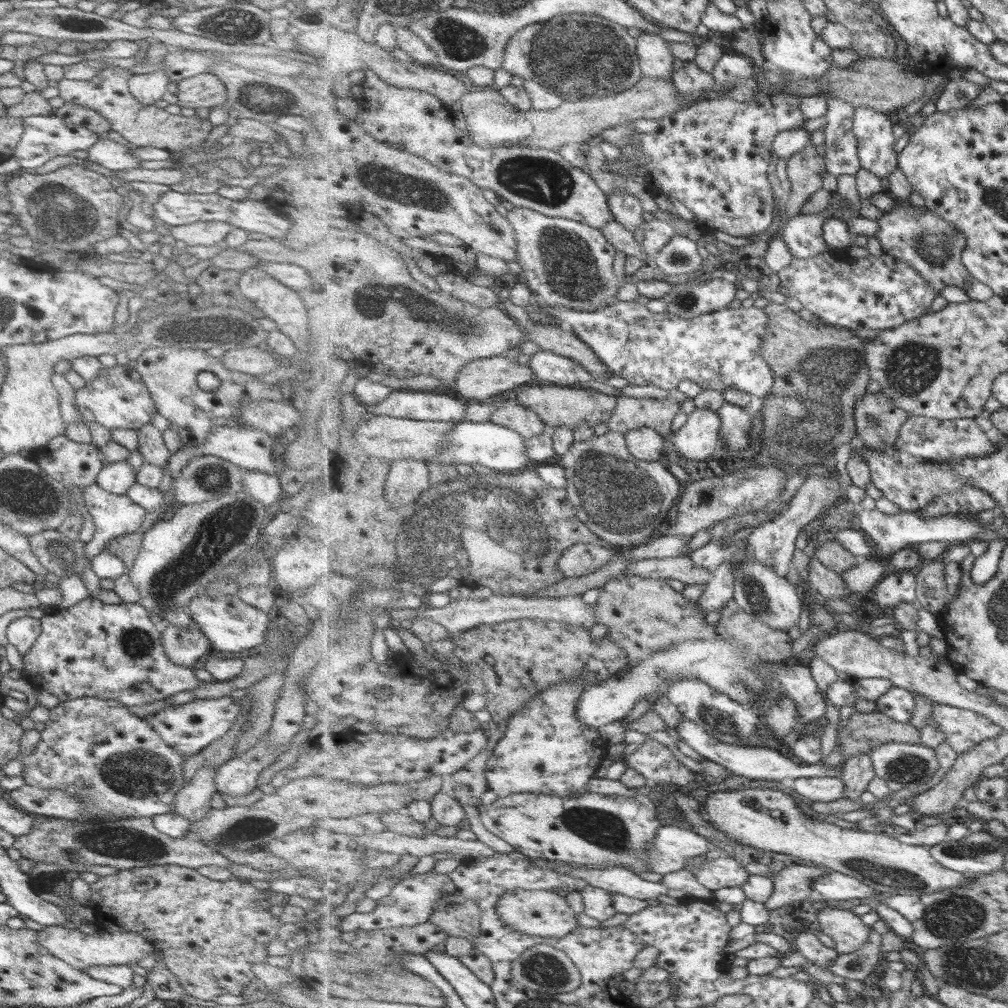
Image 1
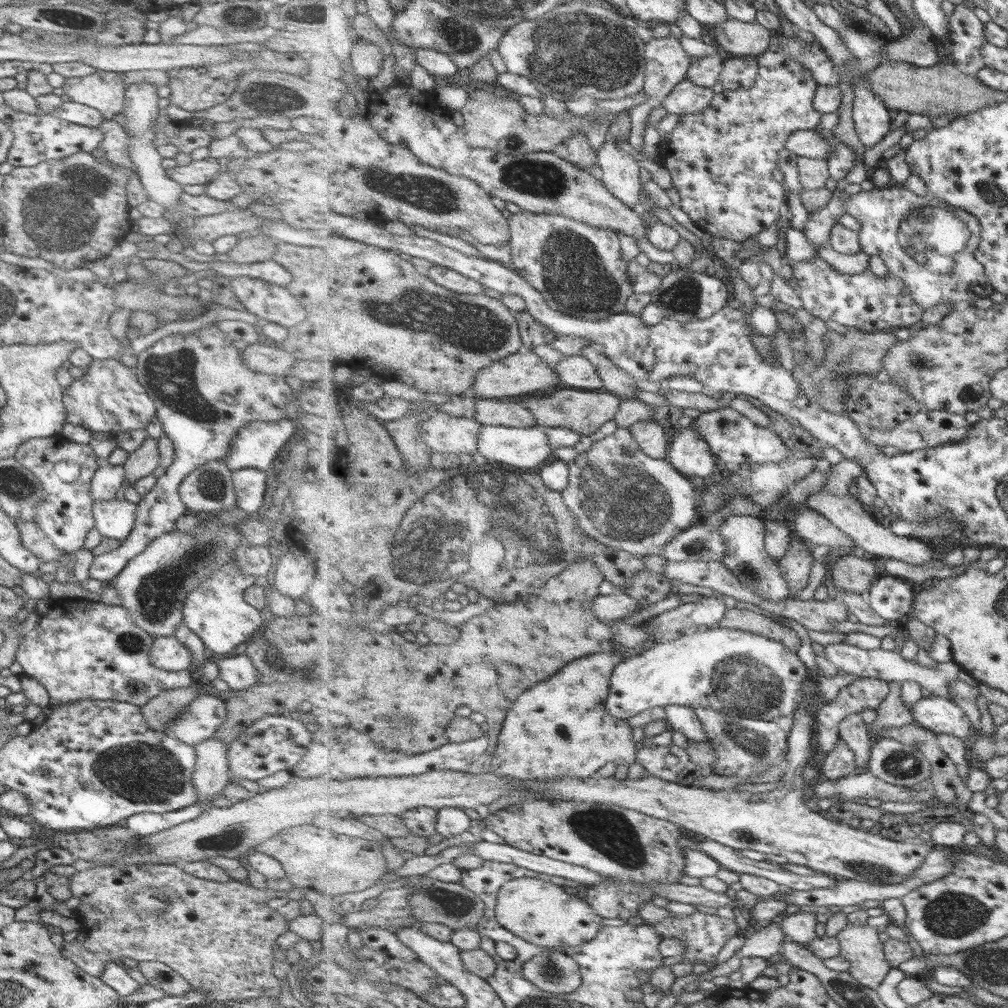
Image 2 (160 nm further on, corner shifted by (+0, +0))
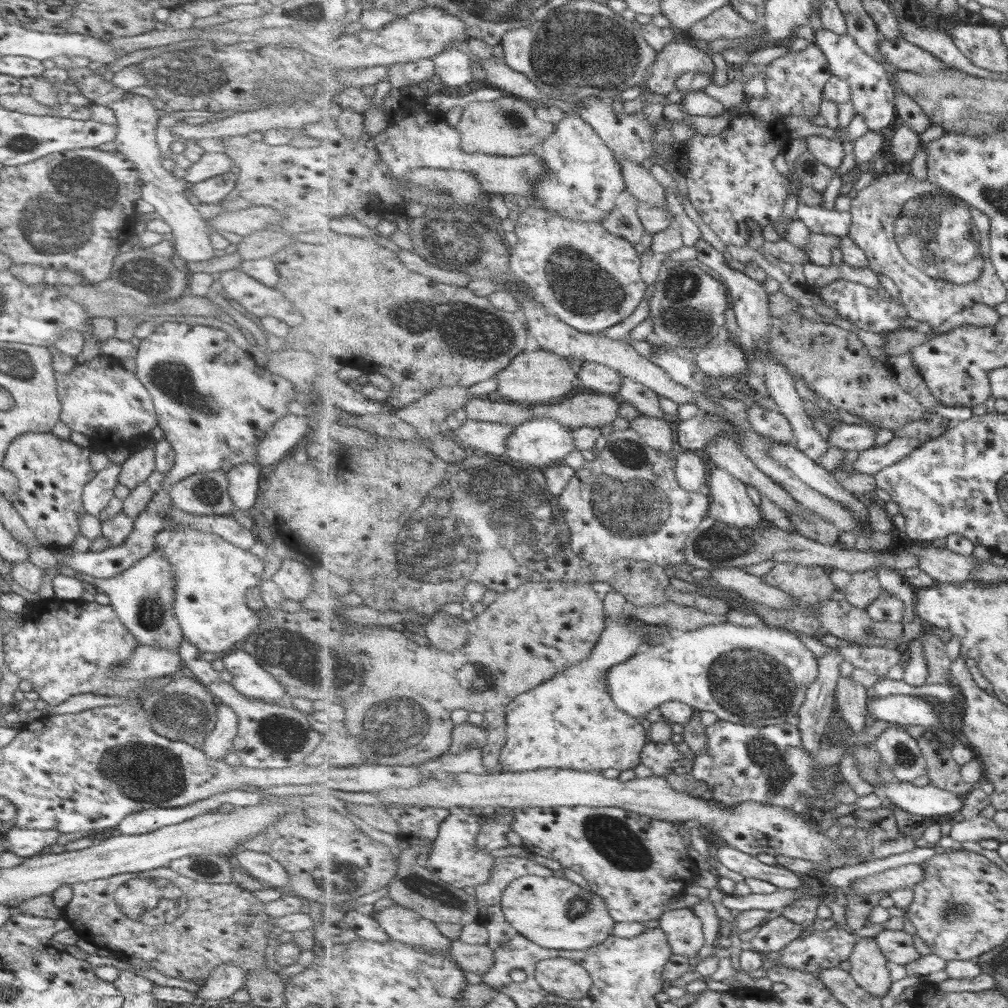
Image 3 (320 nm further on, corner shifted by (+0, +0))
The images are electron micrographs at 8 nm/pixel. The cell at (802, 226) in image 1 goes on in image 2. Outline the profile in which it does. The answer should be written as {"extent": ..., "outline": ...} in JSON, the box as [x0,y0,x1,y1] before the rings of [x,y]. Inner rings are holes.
{"extent":[803,180,996,310],"outline":[[[893,180],[884,187],[855,194],[835,190],[831,202],[811,213],[804,223],[803,232],[812,242],[815,252],[829,245],[831,230],[845,213],[861,223],[858,233],[862,250],[870,256],[879,256],[891,274],[902,278],[913,300],[924,310],[948,302],[971,305],[996,292],[989,284],[985,267],[974,257],[982,233],[981,223],[974,214],[948,208],[943,200],[931,194],[919,196]]]}

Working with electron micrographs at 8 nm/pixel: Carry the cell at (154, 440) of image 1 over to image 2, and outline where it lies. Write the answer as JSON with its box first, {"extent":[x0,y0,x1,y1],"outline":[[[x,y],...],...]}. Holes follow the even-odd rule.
{"extent":[122,435,159,486],"outline":[[[146,435],[145,440],[133,452],[128,453],[128,457],[122,464],[125,476],[124,481],[132,486],[137,480],[148,476],[157,468],[159,455],[156,439]]]}

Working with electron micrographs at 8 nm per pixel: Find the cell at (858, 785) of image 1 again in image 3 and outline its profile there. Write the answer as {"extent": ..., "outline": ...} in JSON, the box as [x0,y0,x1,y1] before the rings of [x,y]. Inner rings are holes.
{"extent":[836,675,868,732],"outline":[[[851,675],[840,677],[837,692],[836,704],[839,706],[842,724],[845,728],[851,728],[852,732],[859,732],[867,726],[868,688],[859,684]]]}

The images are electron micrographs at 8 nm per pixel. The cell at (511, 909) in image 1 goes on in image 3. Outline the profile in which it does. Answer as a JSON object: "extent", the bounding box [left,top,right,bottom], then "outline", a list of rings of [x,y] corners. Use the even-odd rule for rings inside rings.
{"extent":[501,875,616,954],"outline":[[[525,875],[513,880],[504,892],[501,908],[508,921],[529,940],[544,946],[545,948],[562,951],[565,954],[573,954],[579,950],[585,950],[599,946],[613,934],[613,926],[616,920],[609,912],[603,896],[596,892],[583,889],[583,886],[567,880],[567,878],[542,877],[537,875]]]}

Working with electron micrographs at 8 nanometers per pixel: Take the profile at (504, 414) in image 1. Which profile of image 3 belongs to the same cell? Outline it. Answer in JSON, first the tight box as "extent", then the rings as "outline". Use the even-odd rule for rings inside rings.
{"extent":[464,397,535,425],"outline":[[[472,397],[464,409],[468,418],[479,421],[520,425],[535,417],[528,405],[515,402],[496,402],[486,397]]]}

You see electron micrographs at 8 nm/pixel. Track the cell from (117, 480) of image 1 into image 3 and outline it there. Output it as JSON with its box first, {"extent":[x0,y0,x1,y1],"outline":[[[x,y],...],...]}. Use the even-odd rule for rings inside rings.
{"extent":[81,462,120,518],"outline":[[[108,462],[103,469],[96,472],[95,477],[83,486],[81,502],[86,514],[96,518],[100,516],[101,511],[113,497],[113,488],[118,484],[119,471],[120,465]]]}

